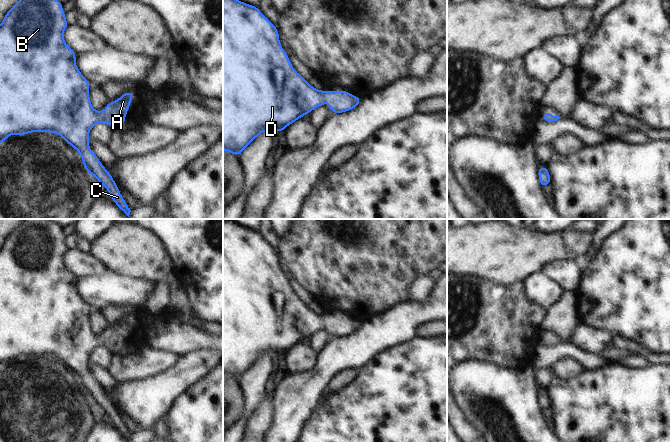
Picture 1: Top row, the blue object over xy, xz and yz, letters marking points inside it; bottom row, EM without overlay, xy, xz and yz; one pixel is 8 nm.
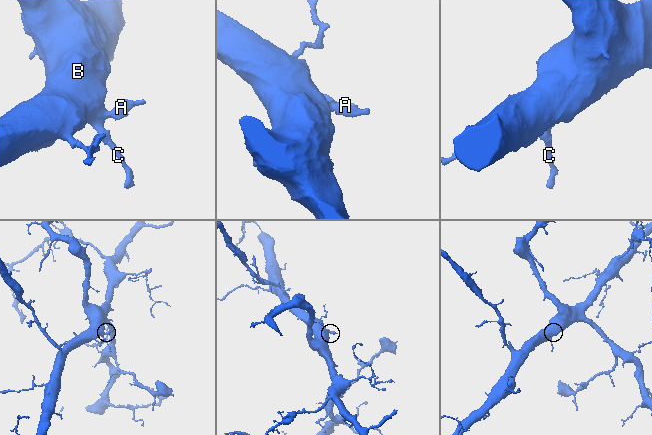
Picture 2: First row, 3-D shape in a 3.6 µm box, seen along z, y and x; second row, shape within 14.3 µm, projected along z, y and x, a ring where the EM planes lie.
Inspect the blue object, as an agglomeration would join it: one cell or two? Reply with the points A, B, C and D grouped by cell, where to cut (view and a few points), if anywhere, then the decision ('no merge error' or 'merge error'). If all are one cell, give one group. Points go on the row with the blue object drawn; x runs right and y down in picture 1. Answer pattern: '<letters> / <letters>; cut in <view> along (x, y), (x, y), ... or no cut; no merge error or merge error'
A B C D; no cut; no merge error

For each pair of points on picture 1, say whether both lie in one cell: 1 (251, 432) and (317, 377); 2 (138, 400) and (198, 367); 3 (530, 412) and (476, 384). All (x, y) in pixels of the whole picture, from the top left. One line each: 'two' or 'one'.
1: two
2: one
3: one

